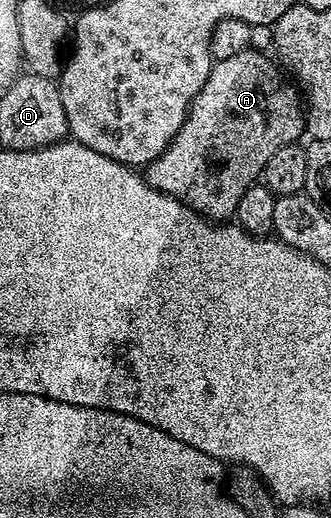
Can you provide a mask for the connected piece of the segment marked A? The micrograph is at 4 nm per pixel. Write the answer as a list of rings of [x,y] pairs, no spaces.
[[[250,47],[231,59],[214,60],[207,83],[203,83],[199,95],[195,95],[183,127],[179,127],[175,139],[171,139],[171,143],[147,167],[150,185],[157,186],[176,201],[182,201],[202,217],[232,218],[239,207],[239,199],[264,174],[267,159],[271,159],[279,147],[300,142],[301,133],[303,137],[306,132],[307,117],[298,90],[281,78],[280,71],[265,56],[262,50]]]

